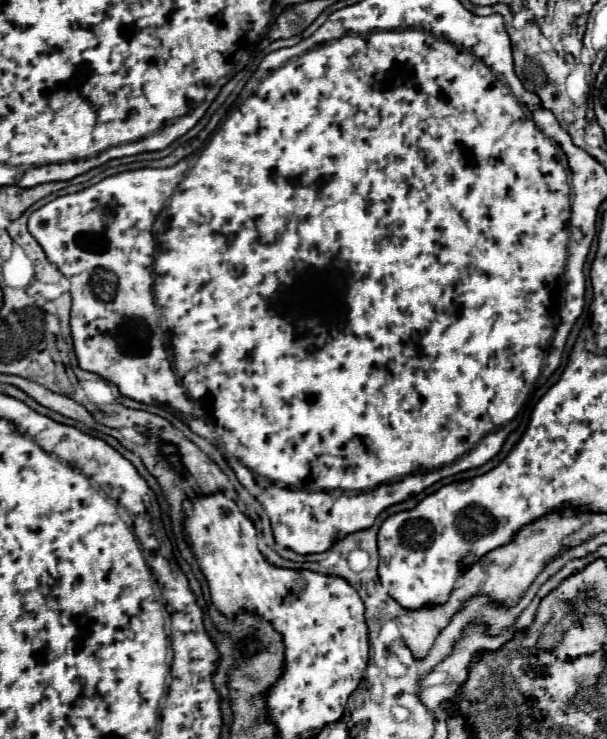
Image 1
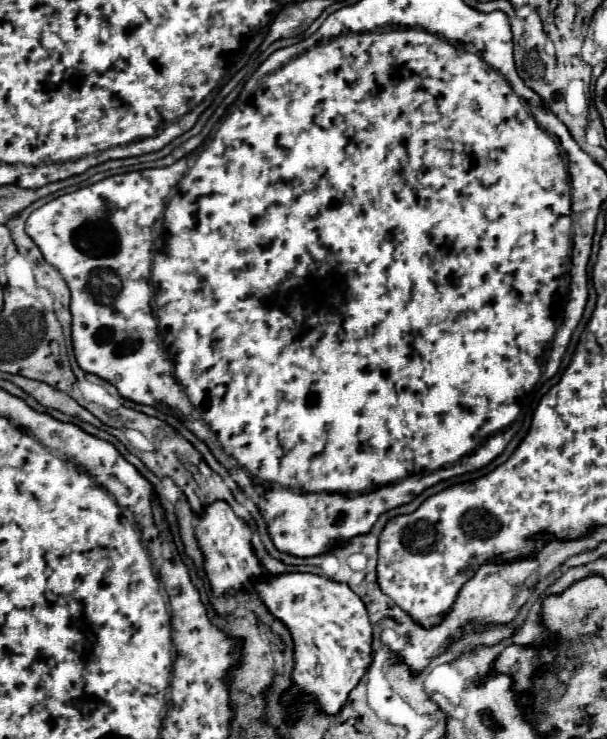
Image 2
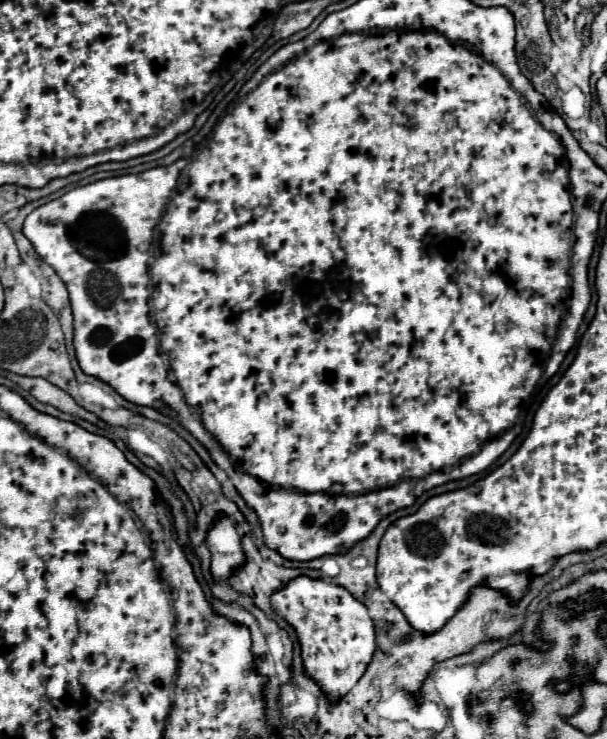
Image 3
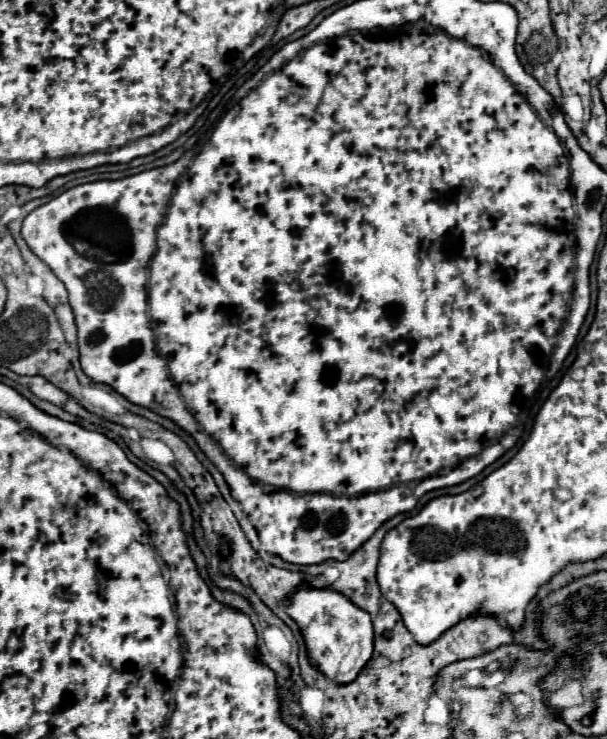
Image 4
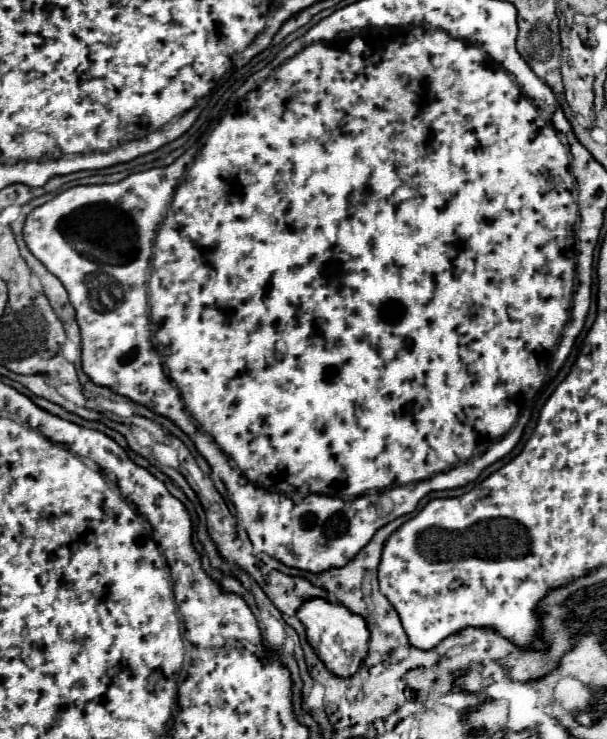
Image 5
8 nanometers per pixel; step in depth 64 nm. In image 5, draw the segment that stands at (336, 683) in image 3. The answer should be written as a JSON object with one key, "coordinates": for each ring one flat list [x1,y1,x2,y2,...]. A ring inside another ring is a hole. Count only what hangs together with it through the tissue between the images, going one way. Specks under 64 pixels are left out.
{"coordinates":[[314,598,302,604,302,608,298,610,298,618,306,626,310,646,316,650,316,654,332,674,346,678,358,670,360,662,368,652,368,638,370,638,366,620,362,616,352,614,348,608,344,608,338,602]]}

